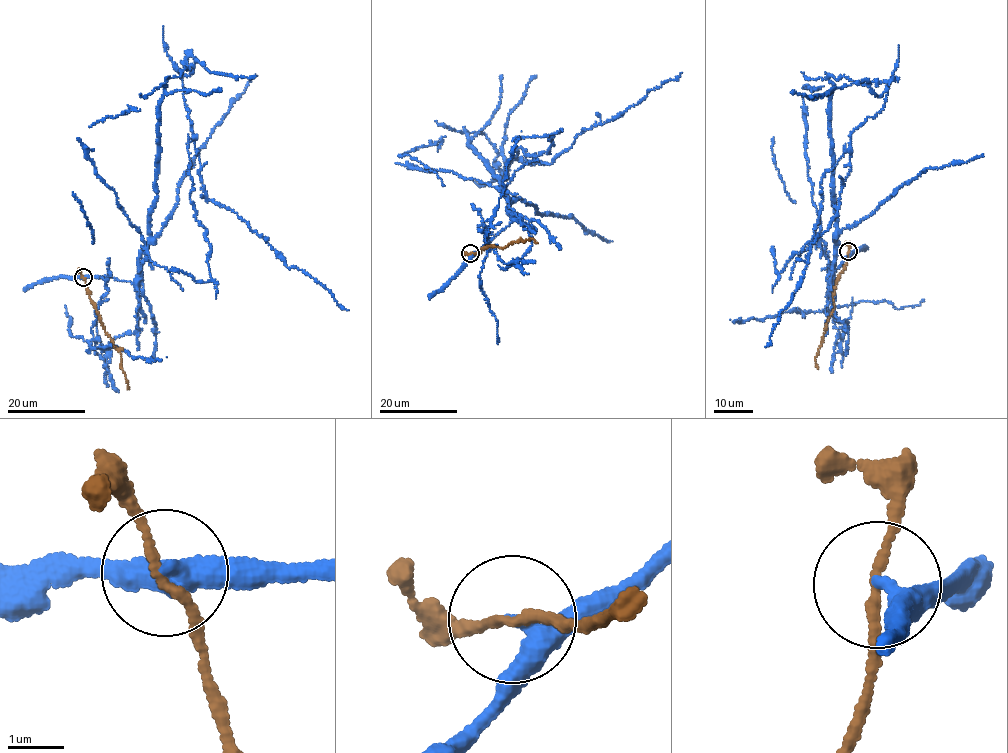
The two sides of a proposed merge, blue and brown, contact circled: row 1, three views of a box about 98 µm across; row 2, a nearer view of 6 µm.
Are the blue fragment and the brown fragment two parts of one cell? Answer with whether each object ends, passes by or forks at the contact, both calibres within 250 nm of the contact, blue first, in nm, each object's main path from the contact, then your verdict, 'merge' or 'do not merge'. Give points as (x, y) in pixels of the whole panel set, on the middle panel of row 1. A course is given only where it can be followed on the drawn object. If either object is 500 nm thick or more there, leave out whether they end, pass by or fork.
blue passes by; brown passes by; 320 nm thick on the blue side, 150 nm on the other; blue runs (470, 254), (512, 218), (465, 132), (494, 145), (506, 180), (512, 156), (549, 164), (681, 73); brown runs (470, 254), (478, 253), (490, 246), (504, 248), (531, 239), (537, 243); do not merge

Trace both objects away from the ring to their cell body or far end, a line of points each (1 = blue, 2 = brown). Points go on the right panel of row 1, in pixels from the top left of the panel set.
1: (849, 252), (836, 270), (830, 75), (886, 91), (884, 106), (850, 137), (838, 213), (810, 245), (765, 347)
2: (849, 252), (845, 267), (834, 288), (833, 311), (815, 358), (817, 369)

